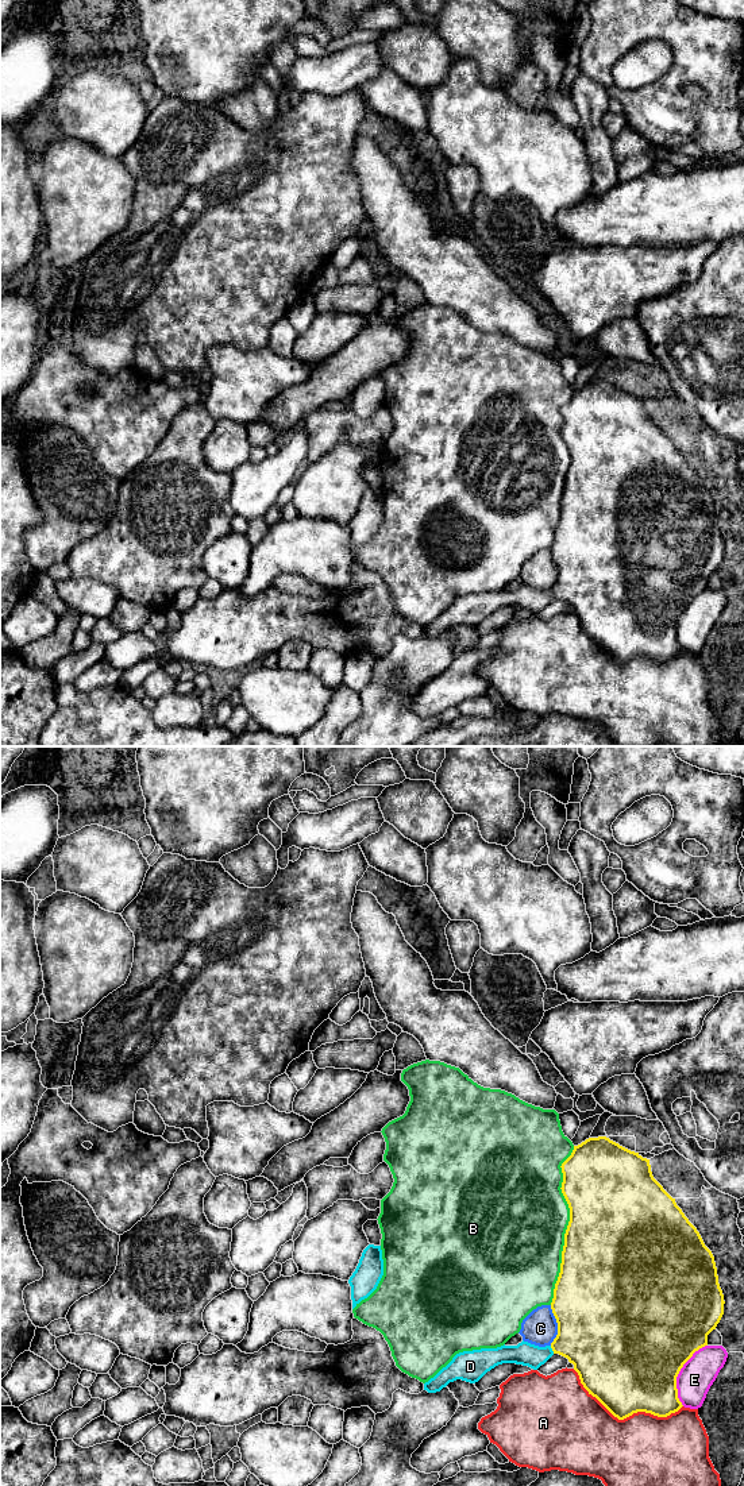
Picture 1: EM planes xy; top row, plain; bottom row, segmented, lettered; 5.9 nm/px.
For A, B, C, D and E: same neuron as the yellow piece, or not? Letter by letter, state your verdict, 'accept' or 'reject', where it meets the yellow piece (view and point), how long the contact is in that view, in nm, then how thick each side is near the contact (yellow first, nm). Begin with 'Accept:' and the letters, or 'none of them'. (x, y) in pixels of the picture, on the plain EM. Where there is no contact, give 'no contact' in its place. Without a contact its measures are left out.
Accept: D
A: reject | xy (624, 662) | 700 nm | 460/480 nm
B: reject | xy (567, 470) | 950 nm | 500/500 nm
C: reject | xy (558, 570) | 240 nm | 500/200 nm
D: accept | xy (552, 594) | 50 nm | 400/140 nm
E: reject | xy (678, 617) | 400 nm | 500/200 nm

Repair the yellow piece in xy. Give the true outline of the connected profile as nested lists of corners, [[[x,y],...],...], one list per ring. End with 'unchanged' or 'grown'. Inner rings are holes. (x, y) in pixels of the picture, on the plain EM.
[[[606,381],[589,382],[574,390],[571,400],[562,408],[563,426],[562,437],[570,452],[570,466],[564,478],[560,517],[554,533],[551,547],[552,557],[558,567],[558,579],[550,590],[539,591],[528,586],[517,590],[501,590],[497,593],[481,593],[456,598],[433,622],[424,628],[428,637],[440,636],[450,626],[462,624],[470,628],[478,626],[487,615],[502,607],[516,607],[537,614],[554,598],[559,598],[574,609],[583,632],[595,641],[614,661],[624,664],[633,657],[645,656],[658,661],[667,661],[678,656],[683,649],[678,642],[676,621],[683,609],[695,595],[708,590],[708,579],[716,574],[724,559],[724,539],[718,528],[717,512],[712,495],[705,490],[697,472],[689,466],[682,453],[676,449],[663,431],[654,422],[649,404],[639,397],[631,395]]]; grown

